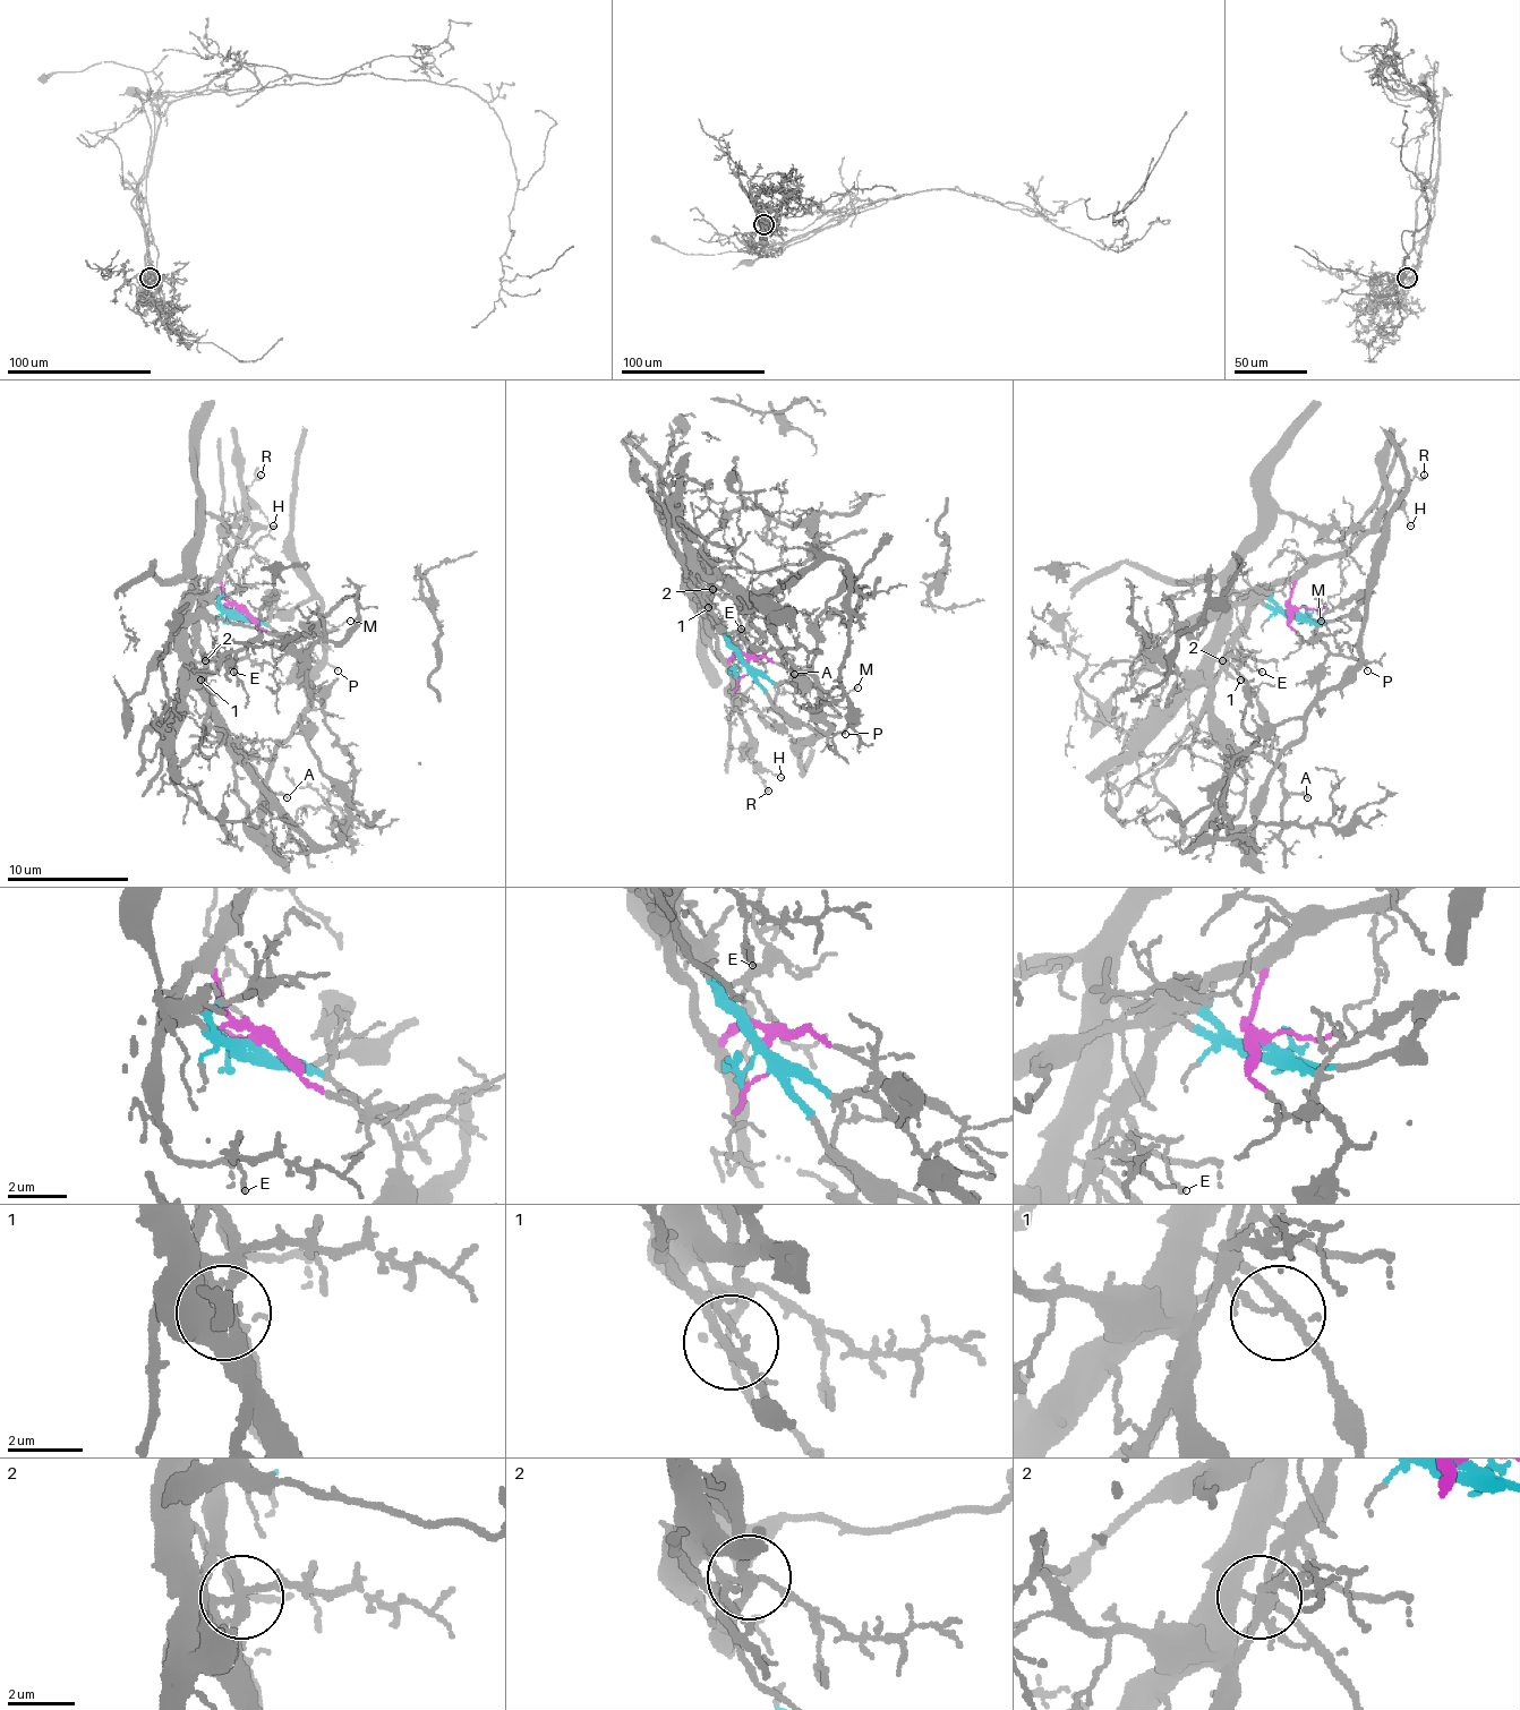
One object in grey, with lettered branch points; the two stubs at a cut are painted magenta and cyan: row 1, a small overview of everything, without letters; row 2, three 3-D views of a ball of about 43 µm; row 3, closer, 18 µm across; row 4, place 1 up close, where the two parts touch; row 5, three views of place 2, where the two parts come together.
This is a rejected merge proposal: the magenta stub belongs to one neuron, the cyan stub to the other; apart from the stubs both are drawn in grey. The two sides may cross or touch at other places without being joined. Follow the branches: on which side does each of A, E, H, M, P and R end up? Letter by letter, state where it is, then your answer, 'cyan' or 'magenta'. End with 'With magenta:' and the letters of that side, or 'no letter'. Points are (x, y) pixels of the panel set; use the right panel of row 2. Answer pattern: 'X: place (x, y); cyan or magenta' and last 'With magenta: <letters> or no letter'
A: place (1307, 797); magenta
E: place (1262, 672); cyan
H: place (1410, 526); magenta
M: place (1321, 621); magenta
P: place (1367, 670); cyan
R: place (1424, 475); magenta
With magenta: A, H, M, R

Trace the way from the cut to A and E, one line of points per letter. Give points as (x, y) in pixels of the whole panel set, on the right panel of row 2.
A: (1295, 612), (1292, 581), (1277, 584), (1228, 646), (1228, 664), (1255, 698), (1264, 755), (1283, 786), (1307, 798)
E: (1295, 612), (1240, 603), (1234, 597), (1224, 642), (1215, 658), (1222, 660), (1246, 651), (1255, 655), (1262, 673)

